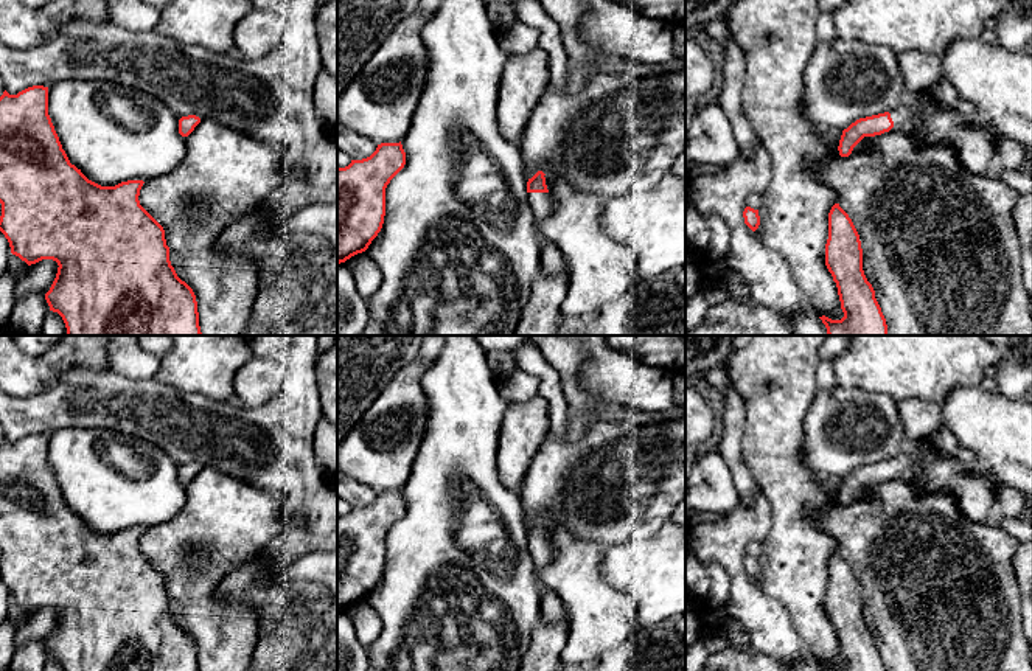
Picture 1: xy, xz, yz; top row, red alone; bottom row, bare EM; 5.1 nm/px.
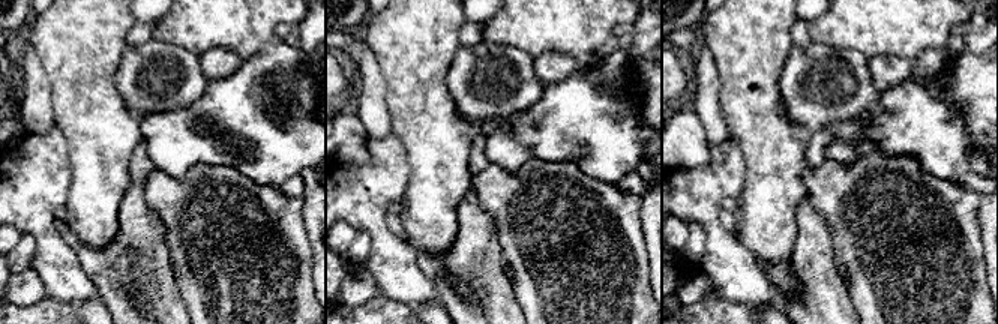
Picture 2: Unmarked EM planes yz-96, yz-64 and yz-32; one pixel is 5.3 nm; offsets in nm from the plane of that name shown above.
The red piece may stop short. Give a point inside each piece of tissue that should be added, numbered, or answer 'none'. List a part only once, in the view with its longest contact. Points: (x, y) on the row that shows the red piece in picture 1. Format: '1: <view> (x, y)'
1: xz (541, 204)

